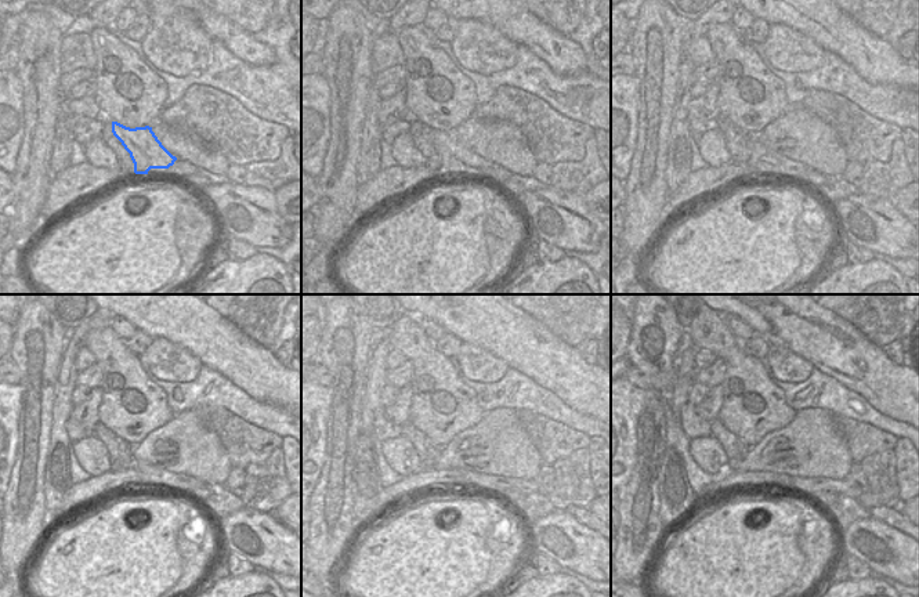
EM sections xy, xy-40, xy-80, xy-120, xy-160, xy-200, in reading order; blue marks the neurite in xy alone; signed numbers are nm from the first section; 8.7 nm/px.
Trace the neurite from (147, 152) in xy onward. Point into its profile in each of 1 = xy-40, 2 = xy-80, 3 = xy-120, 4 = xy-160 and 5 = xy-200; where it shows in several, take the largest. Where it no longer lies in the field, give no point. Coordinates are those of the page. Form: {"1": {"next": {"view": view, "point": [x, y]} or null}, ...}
{"1": {"next": {"view": "xy-40", "point": [455, 155]}}, "2": {"next": {"view": "xy-80", "point": [762, 158]}}, "3": {"next": {"view": "xy-120", "point": [188, 484]}}, "4": {"next": {"view": "xy-160", "point": [498, 484]}}, "5": {"next": {"view": "xy-200", "point": [807, 485]}}}

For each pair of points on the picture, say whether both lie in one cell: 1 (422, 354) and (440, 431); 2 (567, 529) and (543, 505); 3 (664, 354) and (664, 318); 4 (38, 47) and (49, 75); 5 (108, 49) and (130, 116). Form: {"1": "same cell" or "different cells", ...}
{"1": "same cell", "2": "different cells", "3": "same cell", "4": "same cell", "5": "same cell"}

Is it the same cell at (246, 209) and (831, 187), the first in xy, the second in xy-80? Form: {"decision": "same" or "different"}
{"decision": "different"}

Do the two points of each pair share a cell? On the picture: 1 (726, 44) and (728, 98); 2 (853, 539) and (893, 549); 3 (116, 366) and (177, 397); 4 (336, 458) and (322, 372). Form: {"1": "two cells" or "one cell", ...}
{"1": "one cell", "2": "one cell", "3": "two cells", "4": "two cells"}

